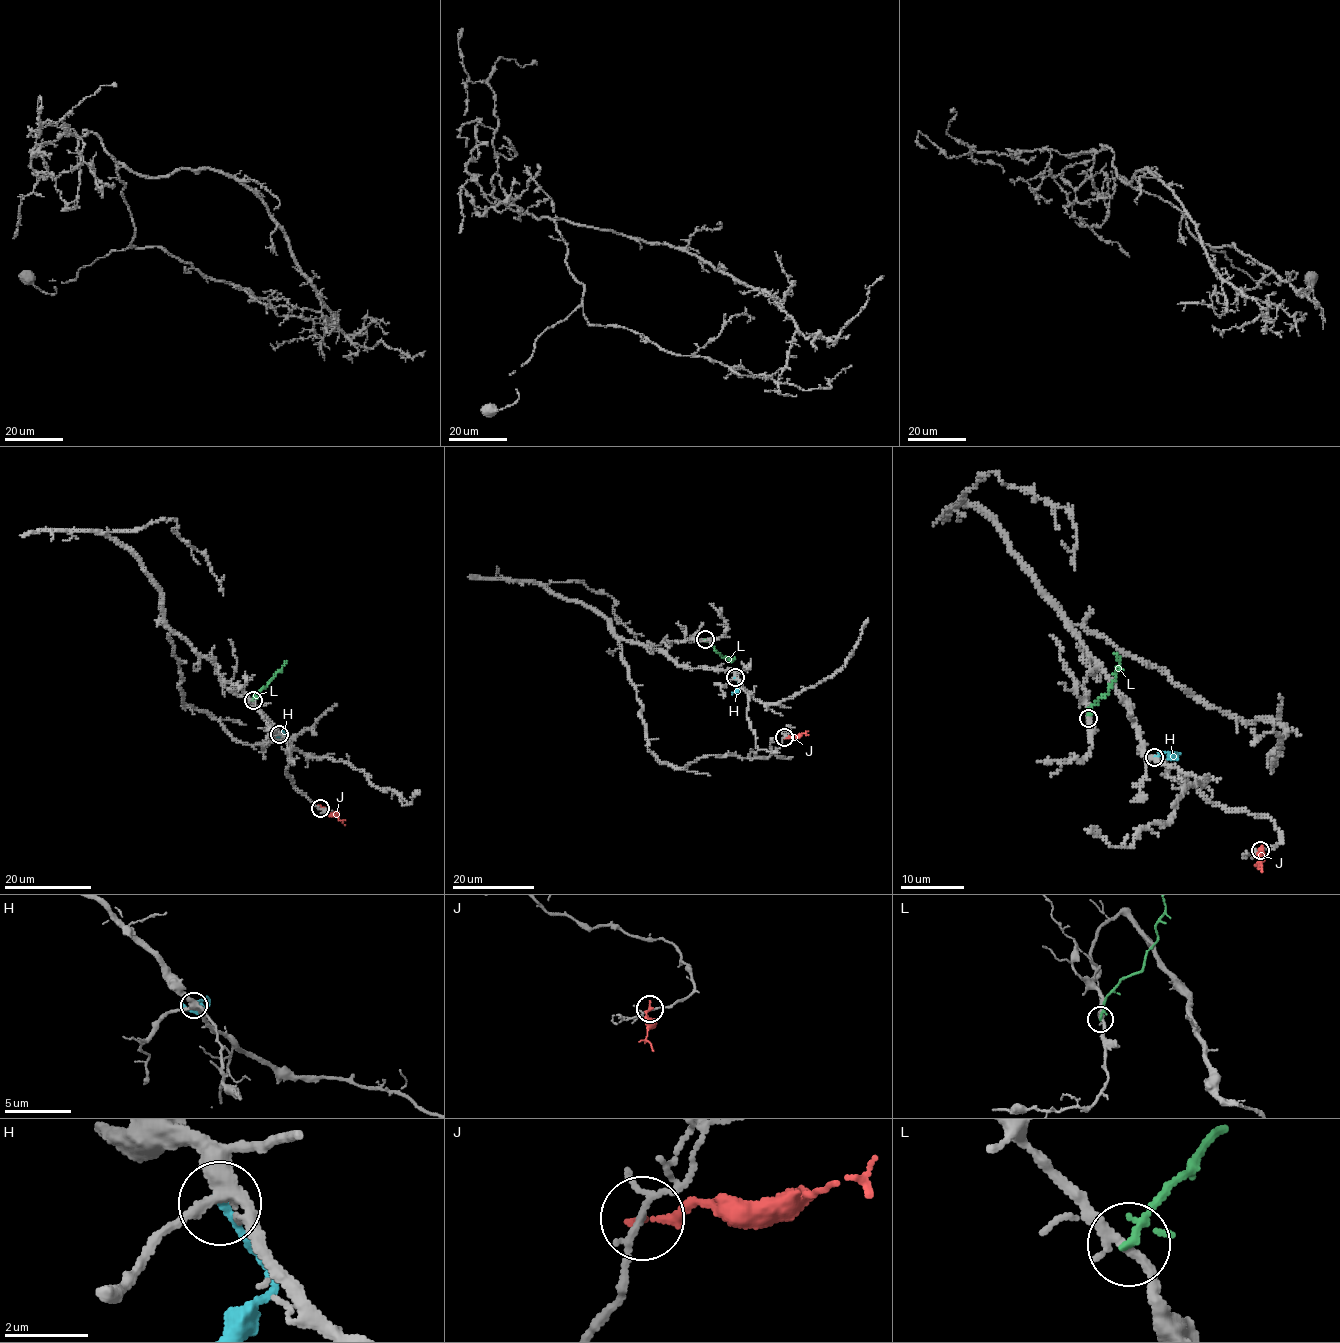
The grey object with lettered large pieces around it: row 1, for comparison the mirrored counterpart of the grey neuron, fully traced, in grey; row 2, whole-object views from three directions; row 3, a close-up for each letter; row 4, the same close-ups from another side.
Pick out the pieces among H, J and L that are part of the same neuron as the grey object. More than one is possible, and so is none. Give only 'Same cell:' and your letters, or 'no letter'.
Same cell: no letter

